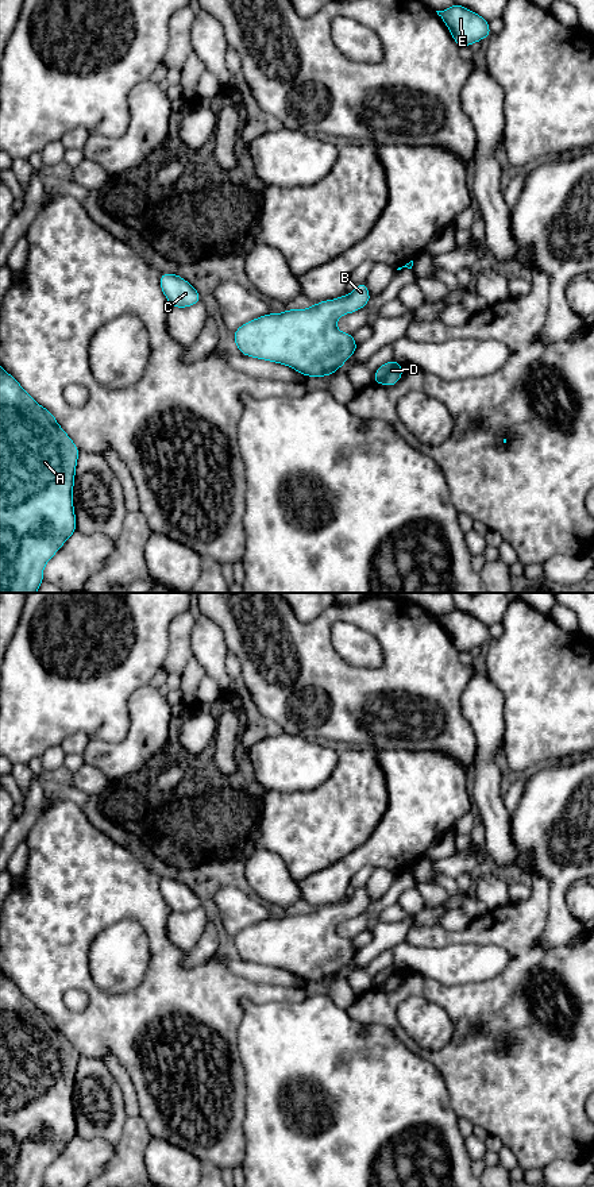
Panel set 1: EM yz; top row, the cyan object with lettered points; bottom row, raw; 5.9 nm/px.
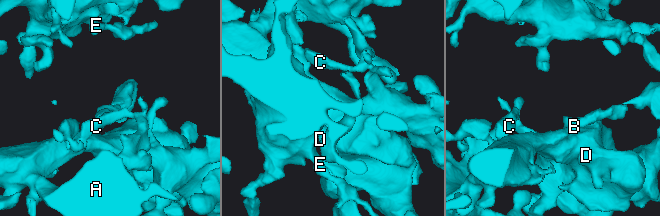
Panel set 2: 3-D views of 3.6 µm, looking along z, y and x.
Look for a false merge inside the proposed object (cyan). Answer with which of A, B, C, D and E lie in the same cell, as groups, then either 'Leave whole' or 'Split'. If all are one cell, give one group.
Groups: A B C D E. Leave whole

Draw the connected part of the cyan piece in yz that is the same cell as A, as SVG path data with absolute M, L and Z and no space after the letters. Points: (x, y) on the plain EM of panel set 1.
M0 970L0 1187L43 1187L43 1173L65 1146L77 1136L73 1111L76 1070L80 1055L59 1032L54 1020L39 1010Z

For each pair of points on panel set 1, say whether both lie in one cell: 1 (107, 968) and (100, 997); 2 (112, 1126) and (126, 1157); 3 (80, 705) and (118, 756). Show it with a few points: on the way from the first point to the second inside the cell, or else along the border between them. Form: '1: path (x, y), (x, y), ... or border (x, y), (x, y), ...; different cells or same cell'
1: border (88, 960), (100, 987), (134, 989); different cells
2: border (128, 1117), (123, 1133), (115, 1144); different cells
3: border (130, 720), (127, 735), (119, 742), (89, 739); different cells

